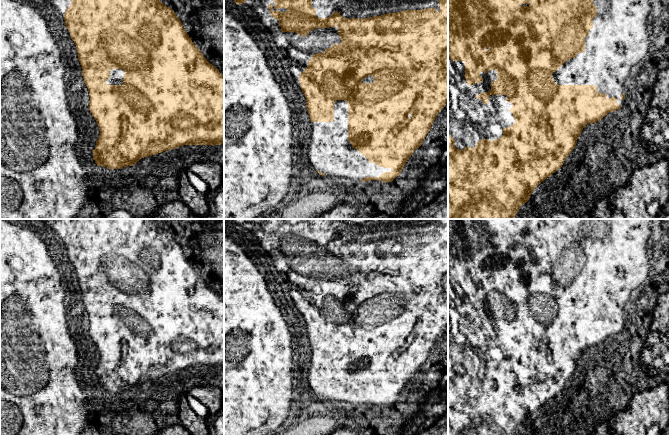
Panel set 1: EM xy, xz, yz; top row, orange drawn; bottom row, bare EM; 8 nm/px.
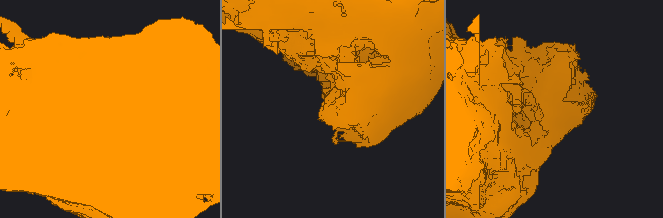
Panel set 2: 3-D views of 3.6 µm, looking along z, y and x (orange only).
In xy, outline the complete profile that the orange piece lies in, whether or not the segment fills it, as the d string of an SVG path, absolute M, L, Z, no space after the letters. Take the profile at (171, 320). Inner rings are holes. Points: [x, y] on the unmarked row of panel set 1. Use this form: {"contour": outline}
{"contour": "M72 219L71 229L64 238L65 249L76 269L82 300L89 316L89 334L96 344L100 359L92 375L97 390L120 393L140 383L184 369L224 368L224 300L210 288L186 257L174 235L154 219Z"}

